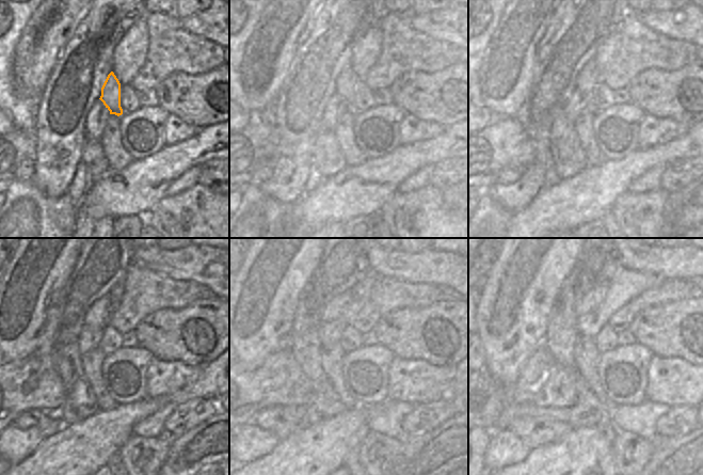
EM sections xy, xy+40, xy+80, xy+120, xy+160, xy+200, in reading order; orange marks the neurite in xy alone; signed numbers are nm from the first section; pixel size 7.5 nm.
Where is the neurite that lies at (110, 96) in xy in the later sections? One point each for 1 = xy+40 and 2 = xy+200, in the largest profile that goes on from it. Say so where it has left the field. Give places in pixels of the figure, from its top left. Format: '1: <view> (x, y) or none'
1: xy+40 (347, 81)
2: xy+200 (589, 289)

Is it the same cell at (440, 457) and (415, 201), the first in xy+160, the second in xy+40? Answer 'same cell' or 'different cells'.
different cells

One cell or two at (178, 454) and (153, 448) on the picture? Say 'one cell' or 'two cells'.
two cells

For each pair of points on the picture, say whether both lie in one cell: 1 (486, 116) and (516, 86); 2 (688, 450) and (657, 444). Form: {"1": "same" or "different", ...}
{"1": "different", "2": "same"}

